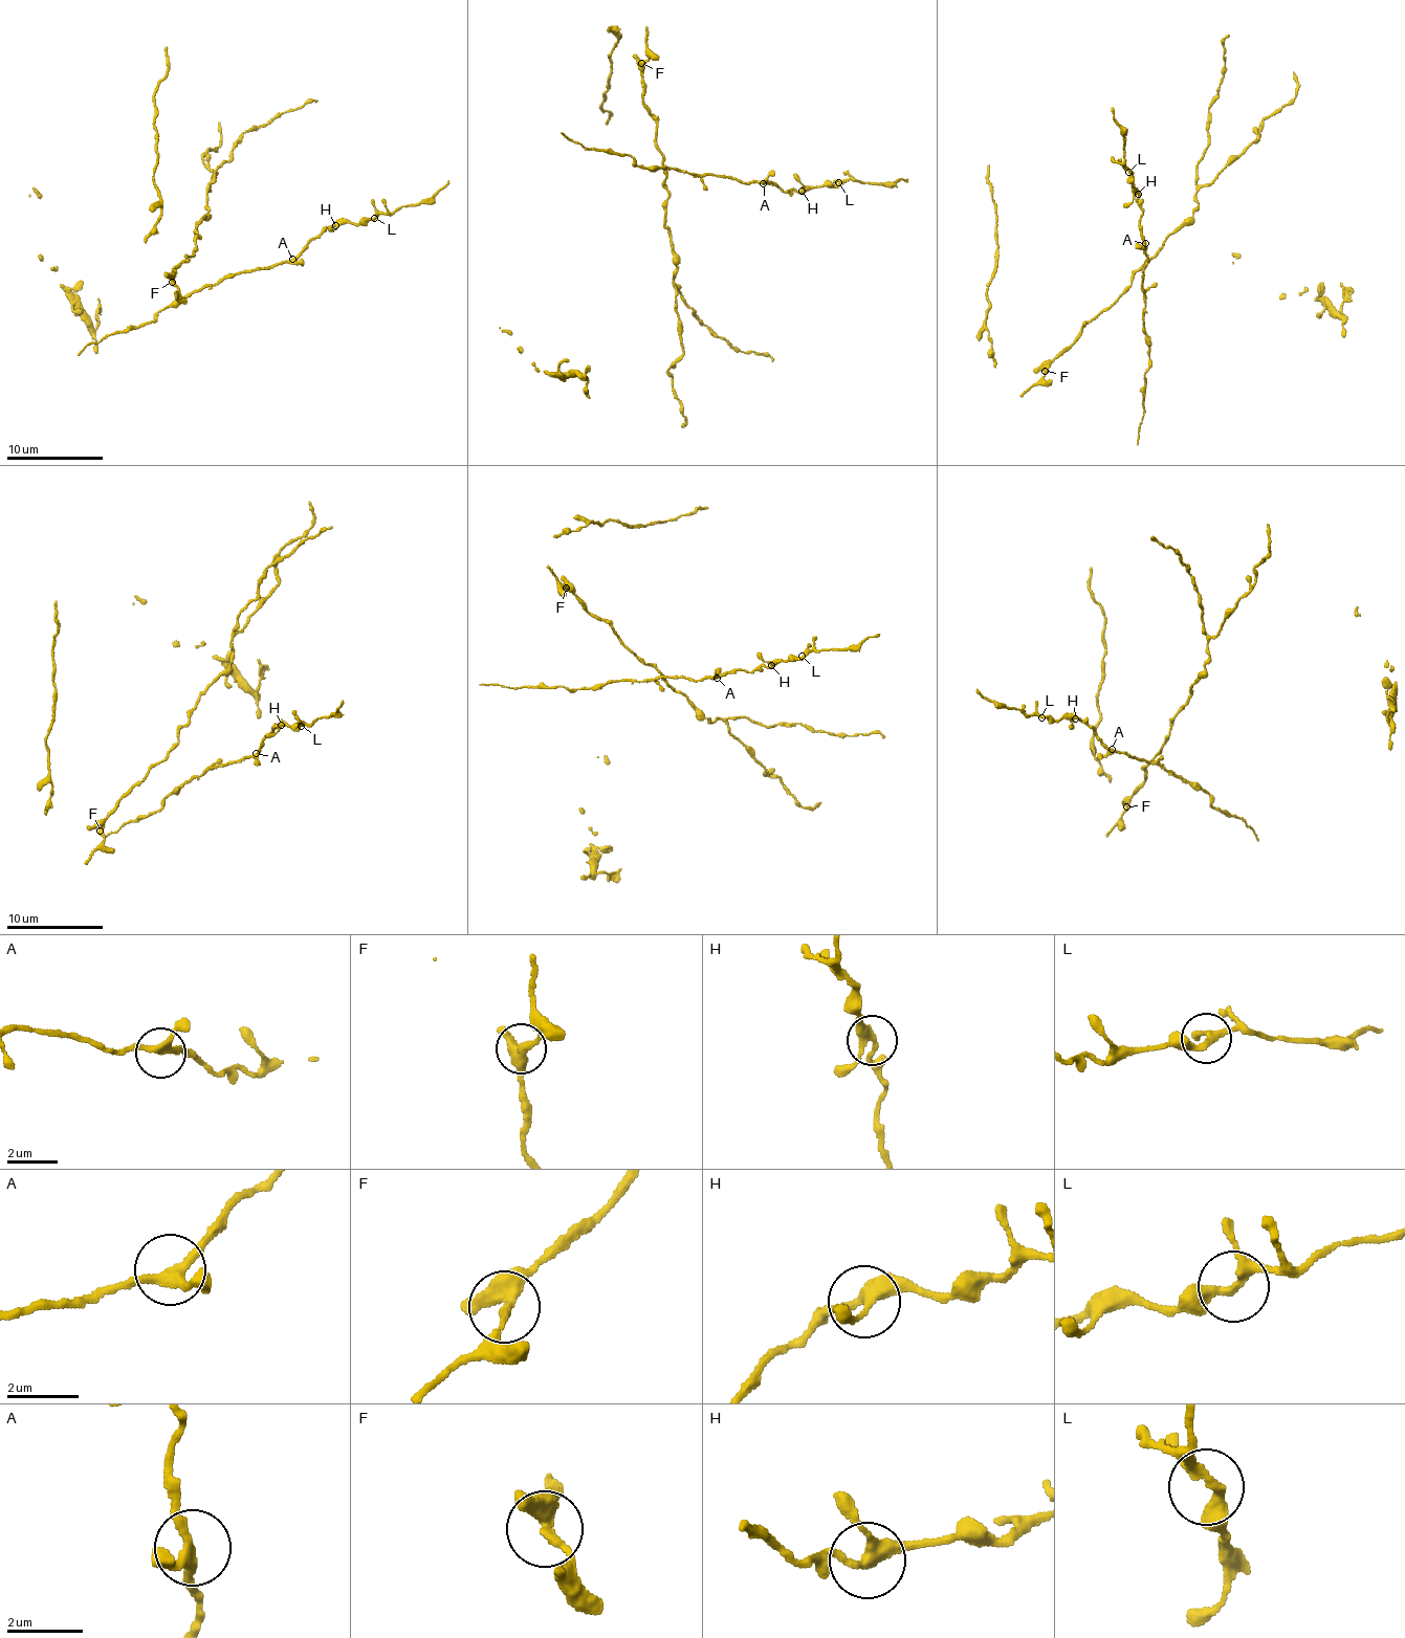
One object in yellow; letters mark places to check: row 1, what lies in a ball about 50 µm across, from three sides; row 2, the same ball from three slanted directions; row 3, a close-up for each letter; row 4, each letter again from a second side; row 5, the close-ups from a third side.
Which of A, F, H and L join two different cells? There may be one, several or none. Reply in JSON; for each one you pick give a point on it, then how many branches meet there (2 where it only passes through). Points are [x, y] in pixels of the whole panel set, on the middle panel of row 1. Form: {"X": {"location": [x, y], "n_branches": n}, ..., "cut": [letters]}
{"cut": []}

